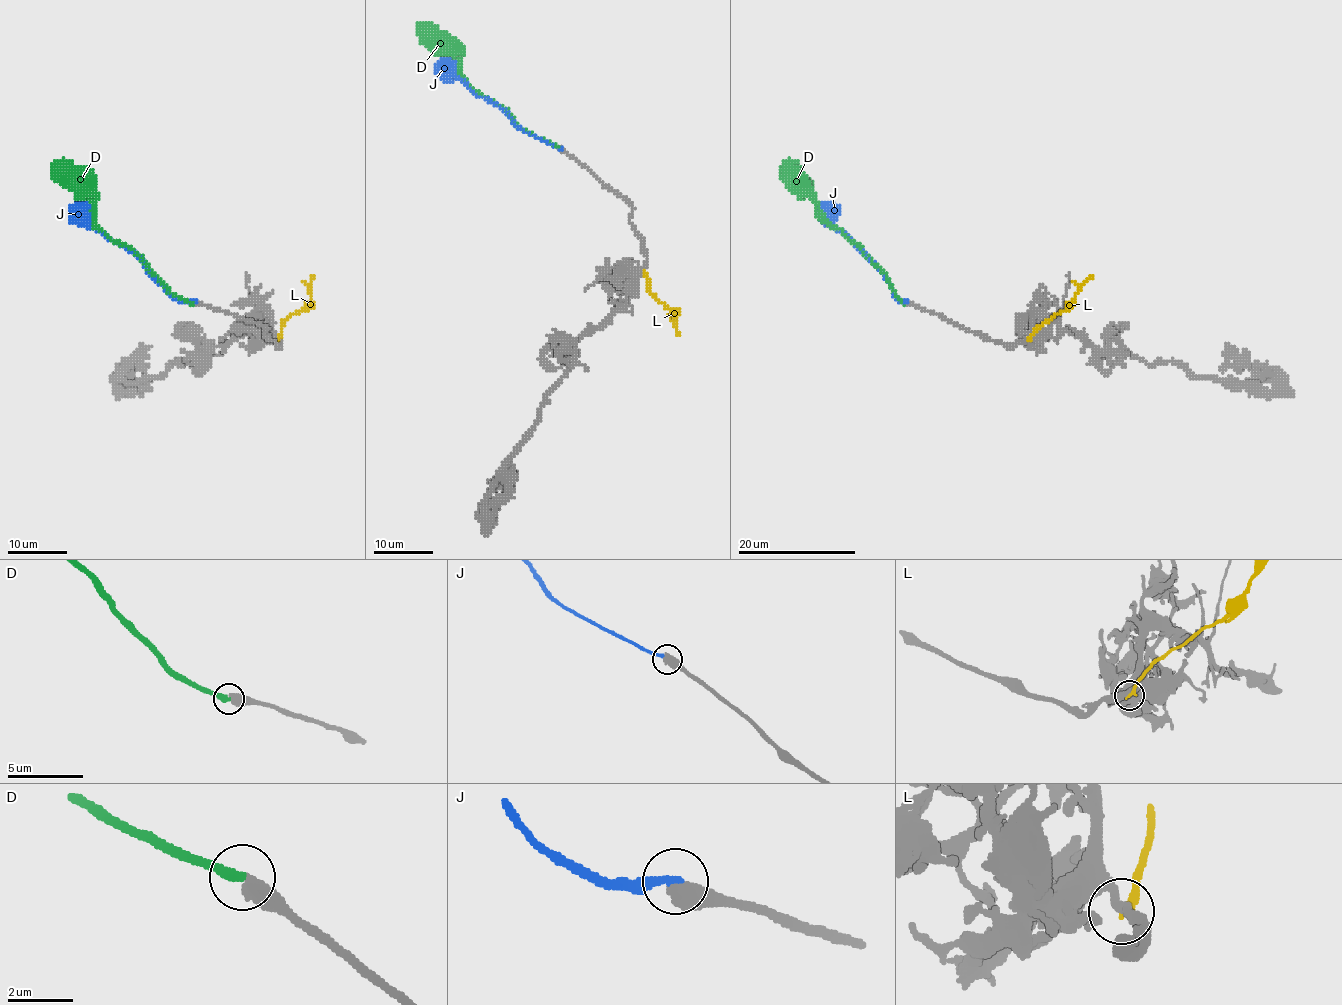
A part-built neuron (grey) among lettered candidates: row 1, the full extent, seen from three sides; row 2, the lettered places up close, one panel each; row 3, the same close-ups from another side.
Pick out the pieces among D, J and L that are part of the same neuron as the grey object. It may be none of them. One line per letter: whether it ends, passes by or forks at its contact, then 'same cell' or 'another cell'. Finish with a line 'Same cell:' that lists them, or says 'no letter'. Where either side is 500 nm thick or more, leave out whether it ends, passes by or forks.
D: same cell
J: another cell
L: it ends; another cell
Same cell: D

